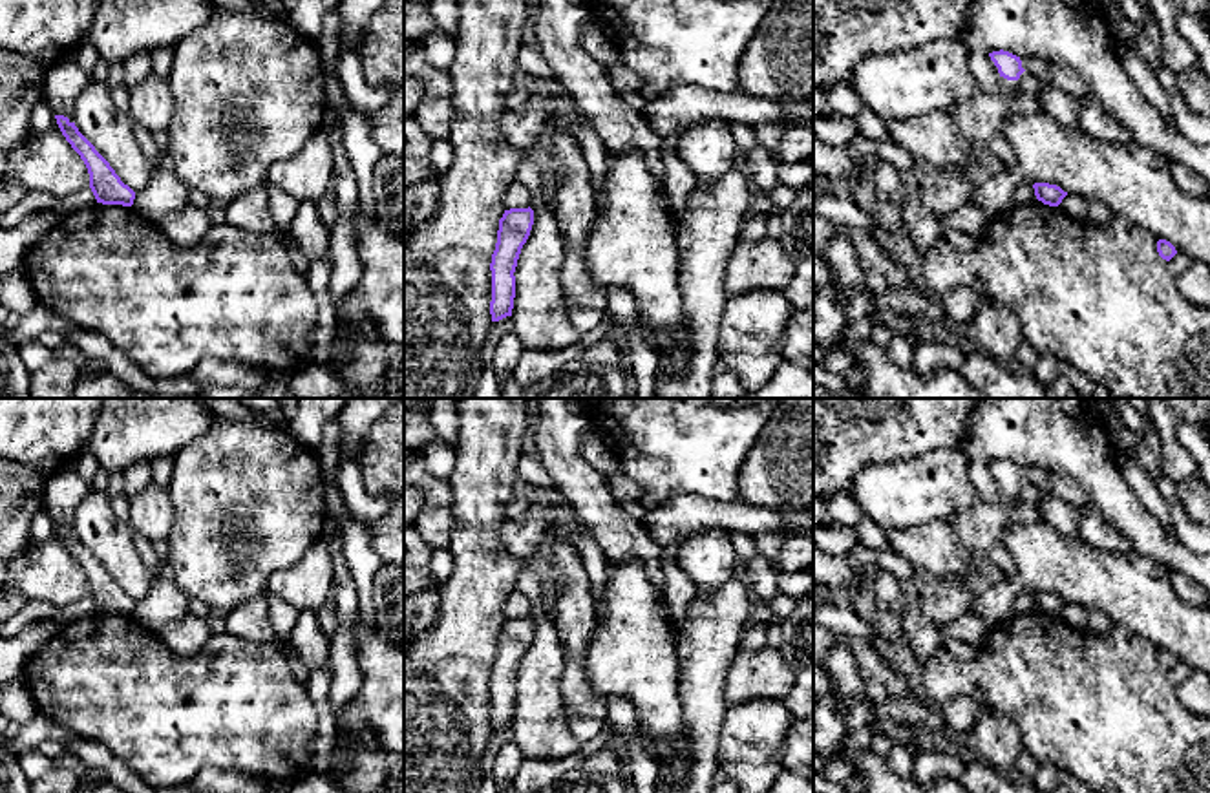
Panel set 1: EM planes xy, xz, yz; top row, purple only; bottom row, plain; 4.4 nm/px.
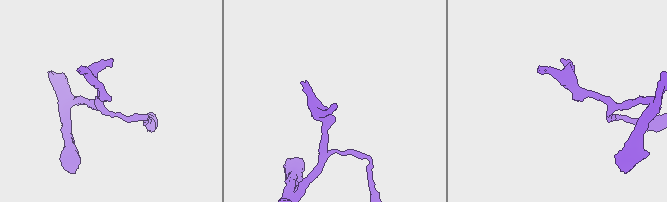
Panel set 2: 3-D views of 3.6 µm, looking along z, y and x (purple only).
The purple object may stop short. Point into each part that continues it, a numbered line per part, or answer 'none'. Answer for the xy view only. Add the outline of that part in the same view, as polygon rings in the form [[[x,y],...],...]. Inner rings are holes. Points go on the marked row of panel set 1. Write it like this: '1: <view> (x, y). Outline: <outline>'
none

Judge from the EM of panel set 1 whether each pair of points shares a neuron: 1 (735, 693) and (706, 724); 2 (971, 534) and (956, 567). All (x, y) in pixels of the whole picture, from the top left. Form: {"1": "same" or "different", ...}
{"1": "different", "2": "different"}

